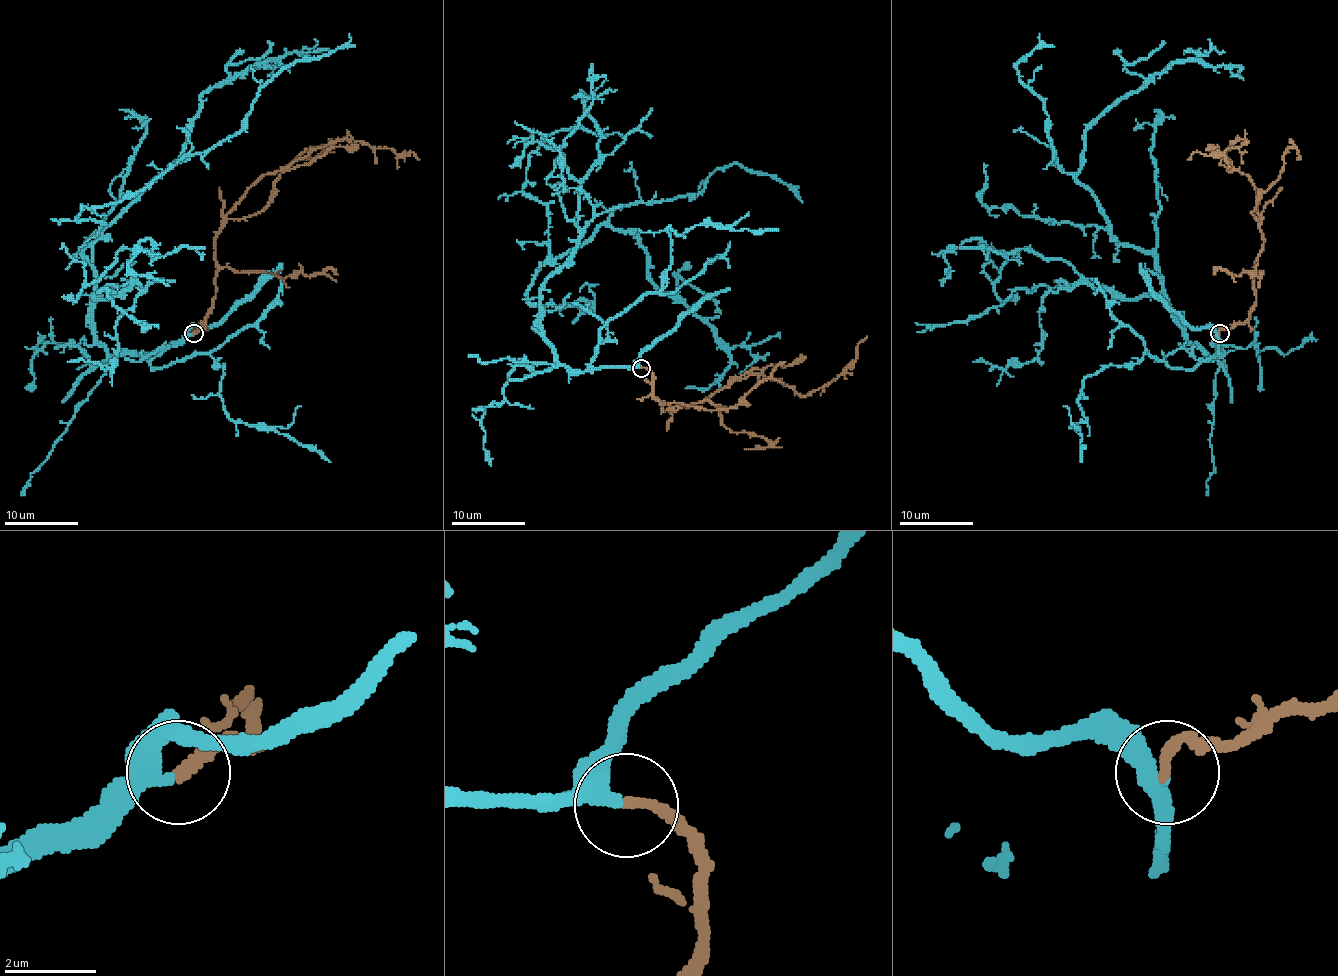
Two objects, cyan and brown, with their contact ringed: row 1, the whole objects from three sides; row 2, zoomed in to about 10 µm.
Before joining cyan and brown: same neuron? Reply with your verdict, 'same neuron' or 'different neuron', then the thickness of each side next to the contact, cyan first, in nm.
same neuron | 280/240 nm

